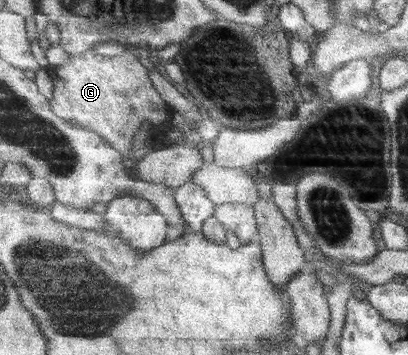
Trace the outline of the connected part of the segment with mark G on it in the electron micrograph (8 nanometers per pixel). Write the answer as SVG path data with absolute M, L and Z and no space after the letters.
M128 50L115 57L102 57L94 51L74 55L68 52L68 63L54 67L56 71L56 97L48 102L57 117L99 133L114 149L121 152L134 146L134 137L140 134L144 121L149 122L149 129L154 127L170 127L170 119L174 109L158 93L151 81L146 63L142 63Z

